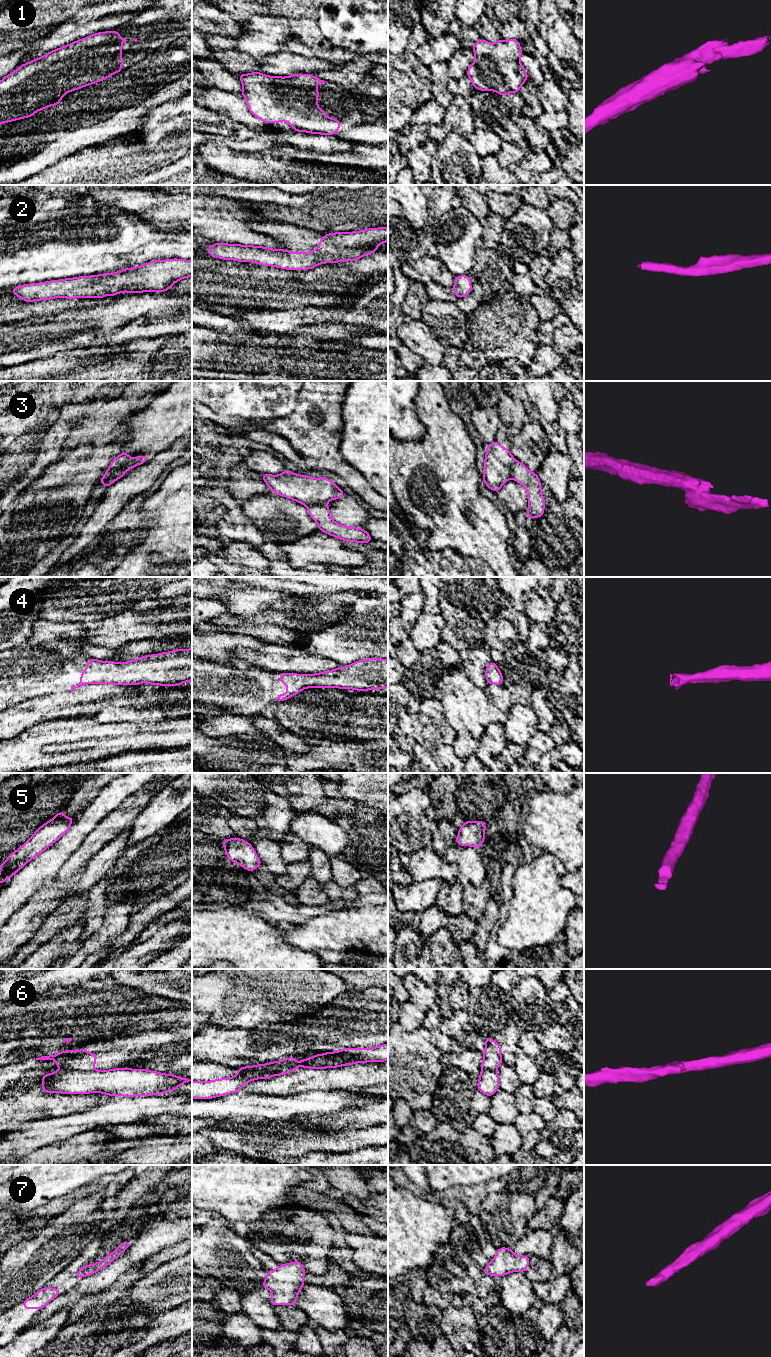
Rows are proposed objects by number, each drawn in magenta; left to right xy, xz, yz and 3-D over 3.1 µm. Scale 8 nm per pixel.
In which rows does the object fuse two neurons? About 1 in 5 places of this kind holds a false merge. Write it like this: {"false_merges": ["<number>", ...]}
{"false_merges": ["3", "6"]}

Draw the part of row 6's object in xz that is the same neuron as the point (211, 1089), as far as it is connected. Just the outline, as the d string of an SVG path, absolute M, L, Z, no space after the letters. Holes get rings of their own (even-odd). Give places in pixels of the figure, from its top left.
M247 1071L234 1077L215 1079L207 1082L192 1081L193 1099L212 1099L230 1093L237 1093L241 1087L250 1081L267 1079L272 1077L270 1073Z

